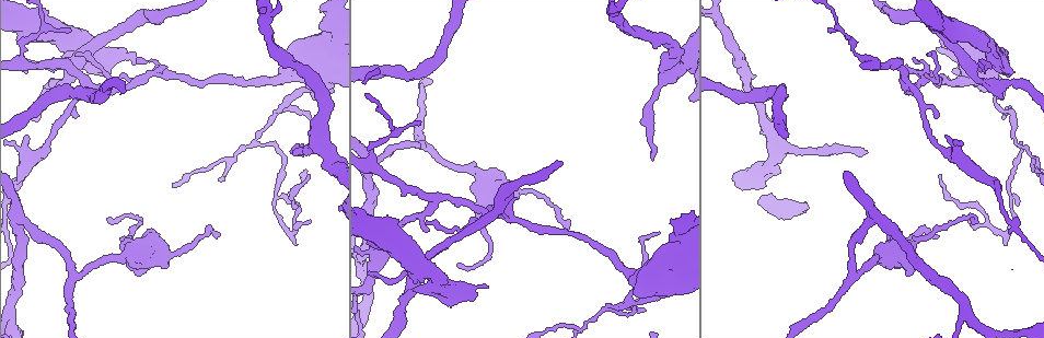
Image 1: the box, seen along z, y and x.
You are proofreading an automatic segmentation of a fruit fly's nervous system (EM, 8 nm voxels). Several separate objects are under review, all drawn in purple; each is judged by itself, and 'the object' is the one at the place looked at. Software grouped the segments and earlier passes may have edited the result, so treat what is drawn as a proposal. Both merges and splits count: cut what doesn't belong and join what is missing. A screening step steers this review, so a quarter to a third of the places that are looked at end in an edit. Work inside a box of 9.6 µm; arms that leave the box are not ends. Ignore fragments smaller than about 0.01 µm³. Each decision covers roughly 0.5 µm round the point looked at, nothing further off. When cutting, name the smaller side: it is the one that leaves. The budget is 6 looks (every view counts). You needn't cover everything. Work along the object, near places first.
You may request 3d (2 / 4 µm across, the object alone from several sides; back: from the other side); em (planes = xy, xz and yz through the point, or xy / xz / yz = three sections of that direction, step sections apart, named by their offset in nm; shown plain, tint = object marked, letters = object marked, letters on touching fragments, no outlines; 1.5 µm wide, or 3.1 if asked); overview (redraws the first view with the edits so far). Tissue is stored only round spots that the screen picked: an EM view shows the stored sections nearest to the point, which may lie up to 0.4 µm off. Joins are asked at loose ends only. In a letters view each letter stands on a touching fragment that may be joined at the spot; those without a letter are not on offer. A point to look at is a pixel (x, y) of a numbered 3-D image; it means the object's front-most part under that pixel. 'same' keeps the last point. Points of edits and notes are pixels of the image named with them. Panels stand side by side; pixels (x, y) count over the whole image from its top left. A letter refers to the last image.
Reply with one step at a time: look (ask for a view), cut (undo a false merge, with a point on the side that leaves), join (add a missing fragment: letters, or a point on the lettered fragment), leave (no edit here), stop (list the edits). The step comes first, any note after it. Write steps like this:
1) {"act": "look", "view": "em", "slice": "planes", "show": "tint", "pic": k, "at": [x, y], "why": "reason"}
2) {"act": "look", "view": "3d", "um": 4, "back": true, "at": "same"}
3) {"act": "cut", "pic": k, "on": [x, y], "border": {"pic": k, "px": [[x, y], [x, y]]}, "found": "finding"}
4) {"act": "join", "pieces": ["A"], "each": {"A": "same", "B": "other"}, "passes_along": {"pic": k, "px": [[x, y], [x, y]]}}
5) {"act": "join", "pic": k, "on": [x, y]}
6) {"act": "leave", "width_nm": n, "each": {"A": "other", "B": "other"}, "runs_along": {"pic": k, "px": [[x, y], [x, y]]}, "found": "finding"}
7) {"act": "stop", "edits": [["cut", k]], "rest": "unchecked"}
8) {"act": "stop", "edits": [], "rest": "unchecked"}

{"act": "look", "view": "em", "slice": "xz", "step": 8, "show": "letters", "pic": 1, "at": [1013, 134], "why": "three-way junction"}

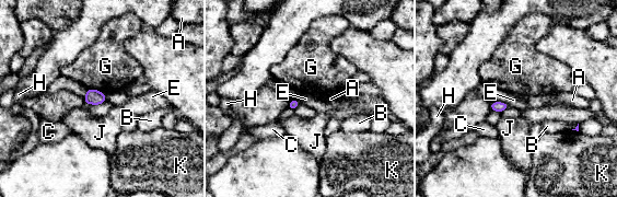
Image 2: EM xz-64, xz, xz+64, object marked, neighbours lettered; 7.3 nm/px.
{"act": "look", "view": "em", "slice": "planes", "show": "letters", "at": "same"}

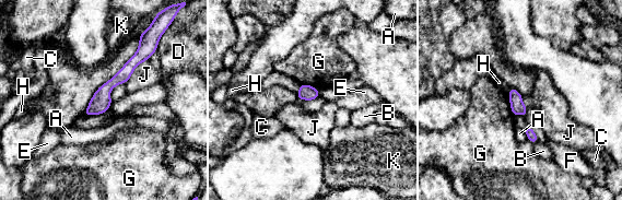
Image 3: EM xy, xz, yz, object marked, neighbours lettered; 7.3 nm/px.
{"act": "leave", "each": {"A": "other", "B": "other", "C": "other", "D": "other", "E": "other", "F": "other", "G": "other", "H": "other", "J": "other", "K": "other"}, "border": {"pic": 3, "px": [[507, 95], [509, 109], [514, 115]]}, "found": "continuous, no second neuron"}

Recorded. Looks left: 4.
{"act": "look", "view": "em", "slice": "planes", "show": "letters", "pic": 1, "at": [970, 34], "why": "arms part here"}

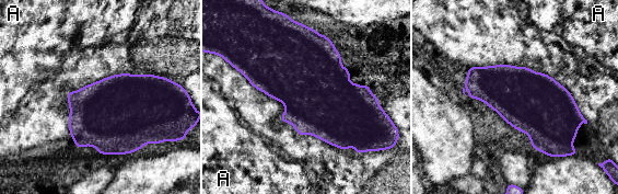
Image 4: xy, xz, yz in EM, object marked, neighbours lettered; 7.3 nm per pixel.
{"act": "leave", "longest_contact_nm": ["A", 800], "each": {"A": "other"}, "border": {"pic": 4, "px": [[163, 76], [71, 90], [69, 135]]}, "found": "one neuron here"}

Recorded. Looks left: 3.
{"act": "look", "view": "em", "slice": "planes", "show": "tint", "pic": 1, "at": [134, 80], "why": "two arms in line, one across"}

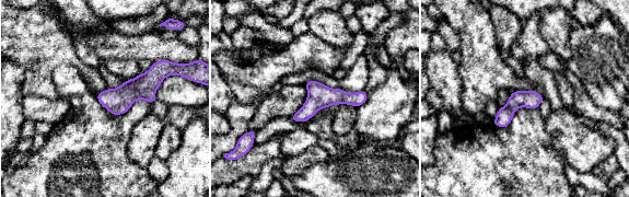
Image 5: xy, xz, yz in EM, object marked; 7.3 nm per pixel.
{"act": "look", "view": "em", "slice": "planes", "show": "letters", "at": "same"}

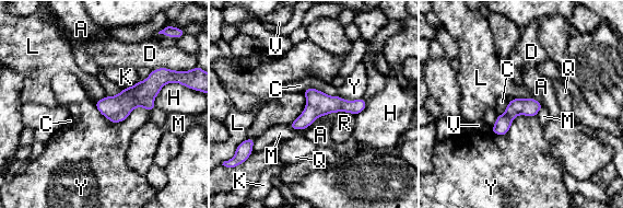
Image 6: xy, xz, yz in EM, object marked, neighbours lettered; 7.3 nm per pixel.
{"act": "leave", "longest_contact_nm": ["Y", 420], "each": {"A": "other", "C": "other", "D": "other", "H": "other", "K": "other", "L": "other", "M": "other", "Q": "other", "R": "other", "V": "other", "Y": "other"}, "border": {"pic": 6, "px": [[514, 96], [521, 99], [531, 97]]}, "found": "all the same neuron"}

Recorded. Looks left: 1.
{"act": "stop", "edits": [], "rest": "unchecked"}

